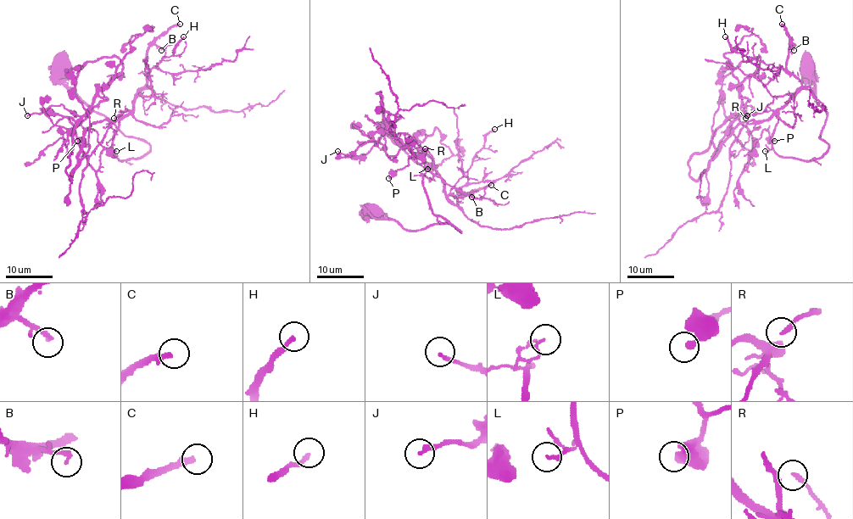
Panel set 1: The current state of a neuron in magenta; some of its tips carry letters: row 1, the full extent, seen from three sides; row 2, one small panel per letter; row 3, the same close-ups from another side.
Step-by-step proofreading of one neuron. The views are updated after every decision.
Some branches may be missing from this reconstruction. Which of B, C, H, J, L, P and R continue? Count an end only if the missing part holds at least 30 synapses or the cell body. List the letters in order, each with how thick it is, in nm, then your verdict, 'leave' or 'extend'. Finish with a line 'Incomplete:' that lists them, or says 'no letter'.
B: 220 nm thick; extend
C: 300 nm thick; extend
H: 200 nm thick; leave
J: 200 nm thick; leave
L: 130 nm thick; leave
P: 280 nm thick; leave
R: 130 nm thick; leave
Incomplete: B, C

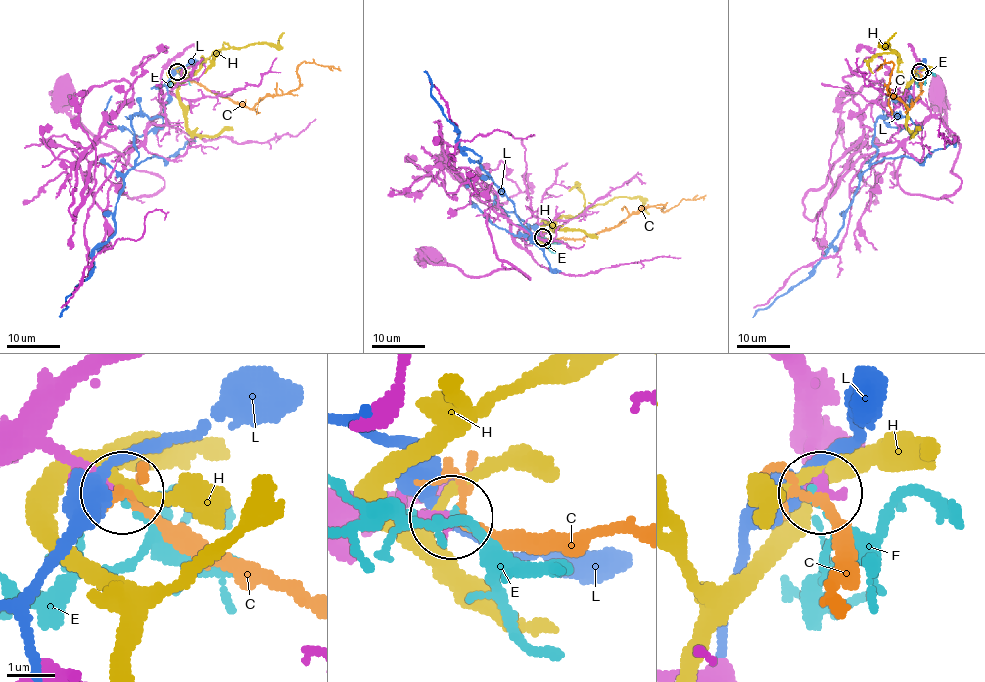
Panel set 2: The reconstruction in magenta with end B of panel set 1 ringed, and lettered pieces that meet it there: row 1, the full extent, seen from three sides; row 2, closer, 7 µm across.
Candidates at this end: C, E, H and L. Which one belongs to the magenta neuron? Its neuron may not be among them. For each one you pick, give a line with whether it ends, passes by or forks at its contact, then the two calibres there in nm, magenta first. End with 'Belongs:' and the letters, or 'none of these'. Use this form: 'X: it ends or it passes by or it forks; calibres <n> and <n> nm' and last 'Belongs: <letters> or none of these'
C: it forks; calibres 240 and 130 nm
Belongs: C

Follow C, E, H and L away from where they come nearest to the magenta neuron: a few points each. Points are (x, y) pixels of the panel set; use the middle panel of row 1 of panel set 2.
C: (543, 236), (583, 239), (615, 227), (646, 206), (660, 205), (665, 211), (682, 199), (698, 199), (705, 195)
E: (543, 236), (545, 238), (538, 238), (527, 229)
H: (540, 236), (535, 232), (563, 216), (581, 216), (619, 197), (640, 198), (649, 214)
L: (539, 235), (500, 206), (496, 197), (503, 194), (480, 157), (459, 146), (458, 130), (437, 105), (425, 71)

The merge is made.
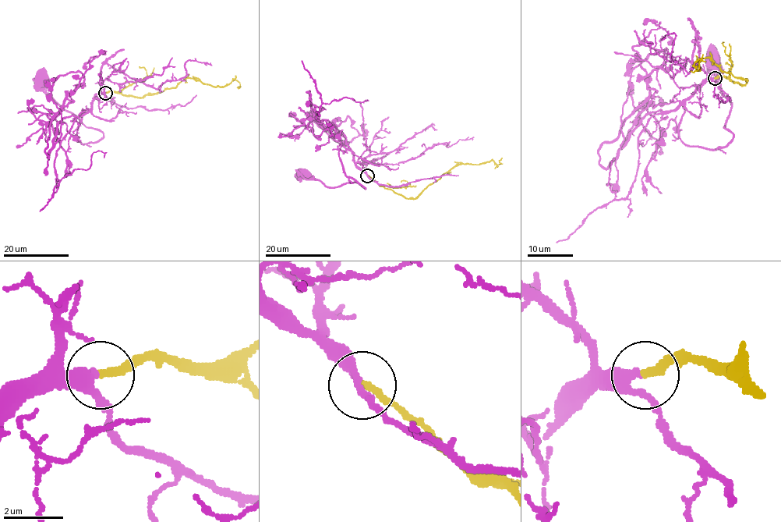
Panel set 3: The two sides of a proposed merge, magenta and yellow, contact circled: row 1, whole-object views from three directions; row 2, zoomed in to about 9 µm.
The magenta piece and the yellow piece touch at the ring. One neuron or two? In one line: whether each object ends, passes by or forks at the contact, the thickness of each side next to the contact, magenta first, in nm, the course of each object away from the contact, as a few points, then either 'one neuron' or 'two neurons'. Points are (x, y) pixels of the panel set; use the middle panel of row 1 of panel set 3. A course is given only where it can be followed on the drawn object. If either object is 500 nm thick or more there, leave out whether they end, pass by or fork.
magenta passes by; yellow ends there; 240 nm thick on the magenta side, 240 nm on the other; magenta runs (367, 175), (349, 149), (344, 154), (338, 149), (344, 172), (365, 189), (357, 182), (326, 187), (305, 175); yellow runs (367, 175), (386, 189), (415, 198), (454, 167), (492, 160), (499, 165), (502, 164), (502, 158); one neuron

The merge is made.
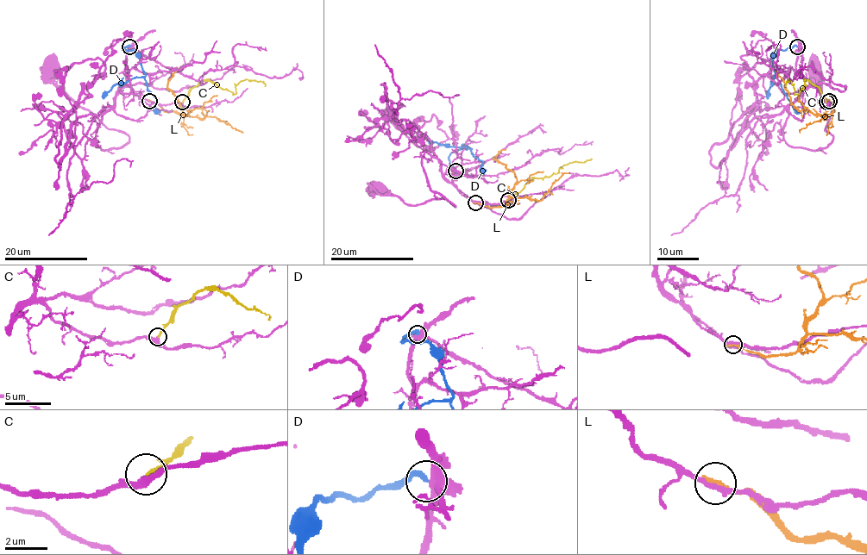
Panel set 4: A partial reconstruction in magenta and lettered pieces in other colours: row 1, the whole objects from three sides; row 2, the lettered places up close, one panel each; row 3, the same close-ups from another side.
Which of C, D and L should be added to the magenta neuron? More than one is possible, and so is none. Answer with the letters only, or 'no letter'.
C

